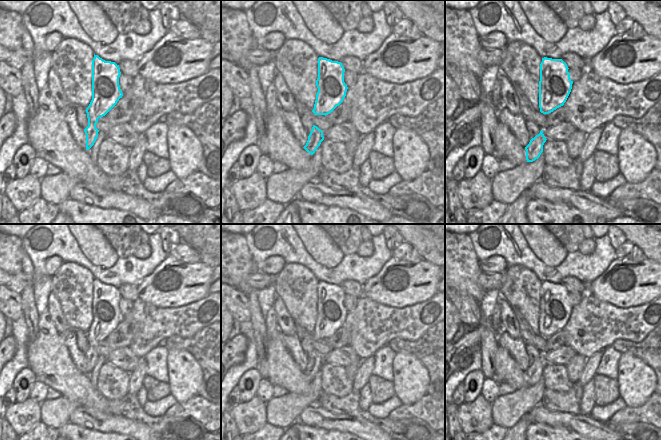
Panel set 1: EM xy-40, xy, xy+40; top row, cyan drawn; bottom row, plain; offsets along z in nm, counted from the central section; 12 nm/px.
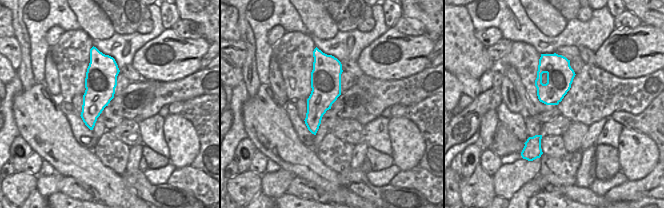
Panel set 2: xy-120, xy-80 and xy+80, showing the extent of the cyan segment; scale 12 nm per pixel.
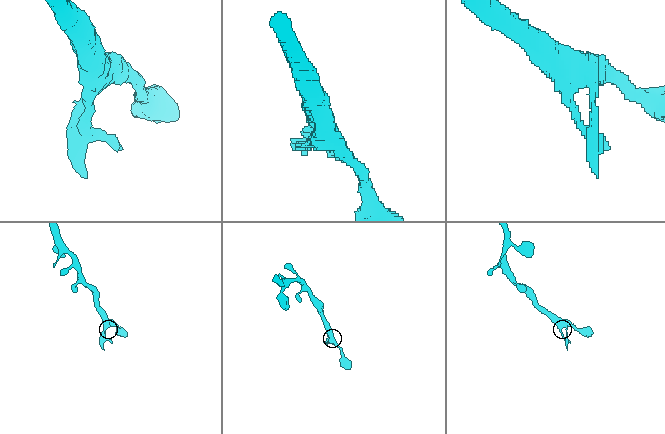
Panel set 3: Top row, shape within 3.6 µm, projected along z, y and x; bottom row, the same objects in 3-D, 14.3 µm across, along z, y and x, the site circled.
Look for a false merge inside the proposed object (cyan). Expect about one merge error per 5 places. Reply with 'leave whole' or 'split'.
leave whole

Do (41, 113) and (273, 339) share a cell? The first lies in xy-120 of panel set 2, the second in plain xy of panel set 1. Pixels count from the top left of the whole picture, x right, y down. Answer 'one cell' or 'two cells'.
one cell

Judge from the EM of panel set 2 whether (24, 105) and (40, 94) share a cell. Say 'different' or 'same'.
same

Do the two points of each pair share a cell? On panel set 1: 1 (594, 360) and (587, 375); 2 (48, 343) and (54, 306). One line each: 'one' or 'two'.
1: one
2: two

